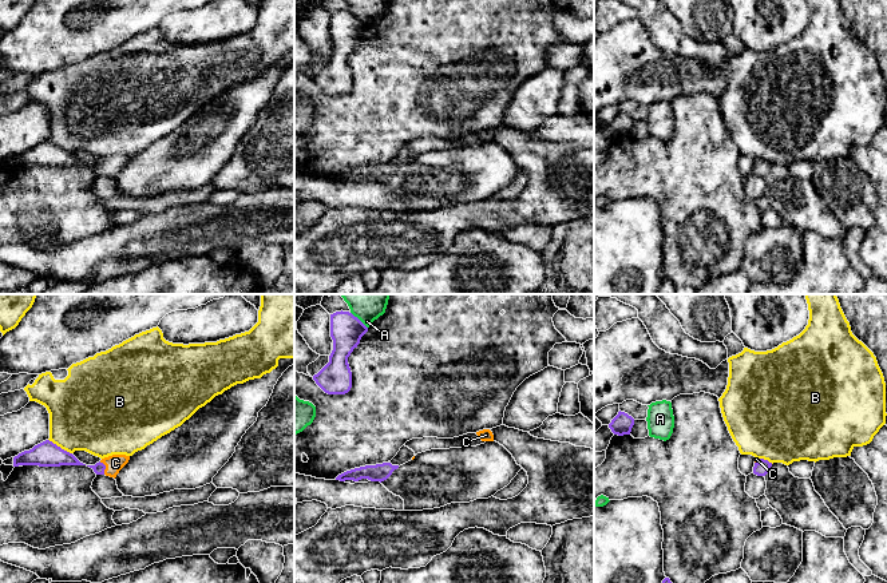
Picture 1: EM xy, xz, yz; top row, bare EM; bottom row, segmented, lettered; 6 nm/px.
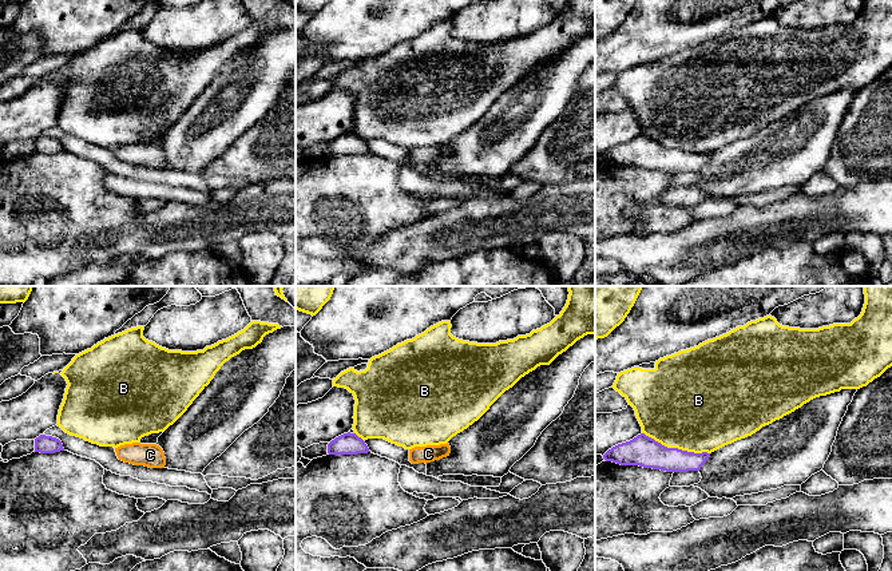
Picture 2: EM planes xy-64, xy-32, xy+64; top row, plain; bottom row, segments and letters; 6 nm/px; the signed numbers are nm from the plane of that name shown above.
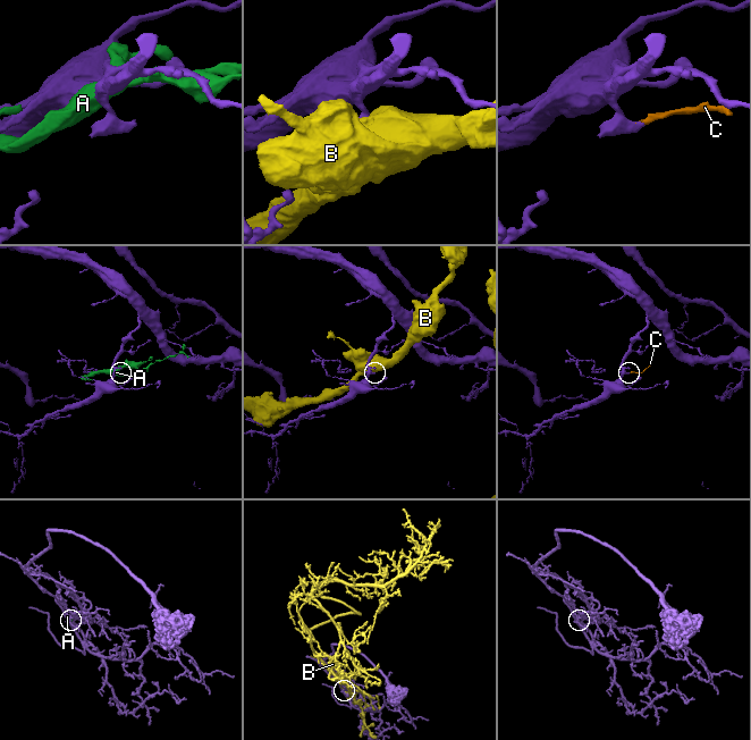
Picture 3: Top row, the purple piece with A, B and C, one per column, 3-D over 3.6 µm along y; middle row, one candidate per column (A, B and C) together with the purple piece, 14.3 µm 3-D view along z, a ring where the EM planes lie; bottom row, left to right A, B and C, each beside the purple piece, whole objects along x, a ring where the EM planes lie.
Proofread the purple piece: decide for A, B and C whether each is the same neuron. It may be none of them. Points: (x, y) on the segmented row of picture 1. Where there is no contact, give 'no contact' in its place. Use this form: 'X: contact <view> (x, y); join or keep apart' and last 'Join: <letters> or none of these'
A: contact xz (359, 320); keep apart
B: contact xy (59, 447); keep apart
C: contact xy (105, 467); join
Join: C

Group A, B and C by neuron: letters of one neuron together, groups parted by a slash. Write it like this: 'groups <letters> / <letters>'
groups A / B / C

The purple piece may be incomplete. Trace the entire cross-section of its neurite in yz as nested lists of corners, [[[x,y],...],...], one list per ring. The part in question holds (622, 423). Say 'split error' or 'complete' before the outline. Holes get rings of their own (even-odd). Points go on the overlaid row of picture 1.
complete; [[[618,412],[618,415],[611,420],[609,428],[614,435],[623,436],[630,435],[634,425],[634,419],[625,412]]]

